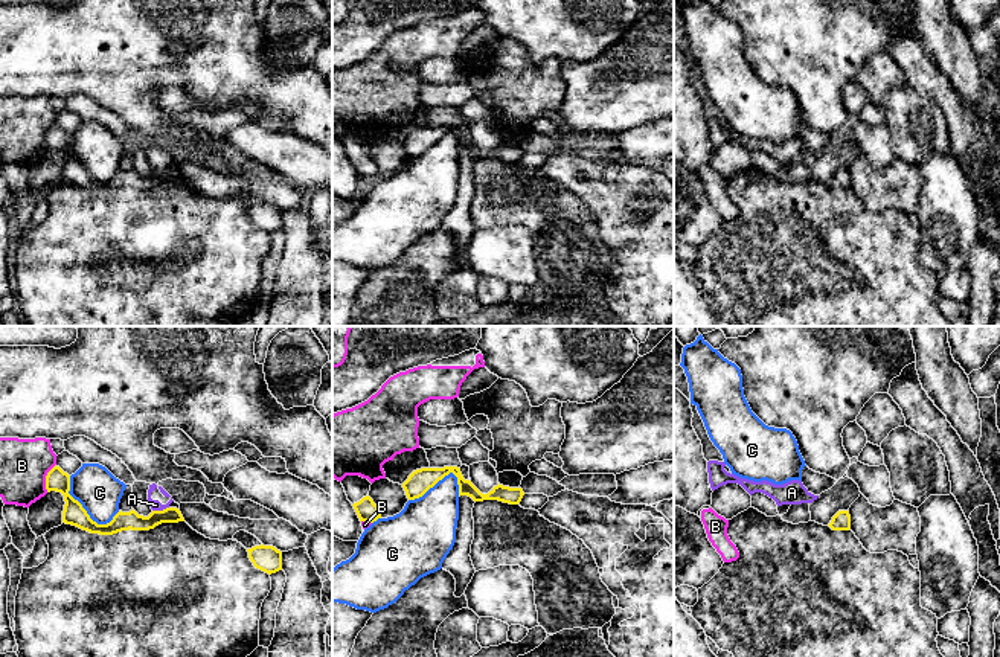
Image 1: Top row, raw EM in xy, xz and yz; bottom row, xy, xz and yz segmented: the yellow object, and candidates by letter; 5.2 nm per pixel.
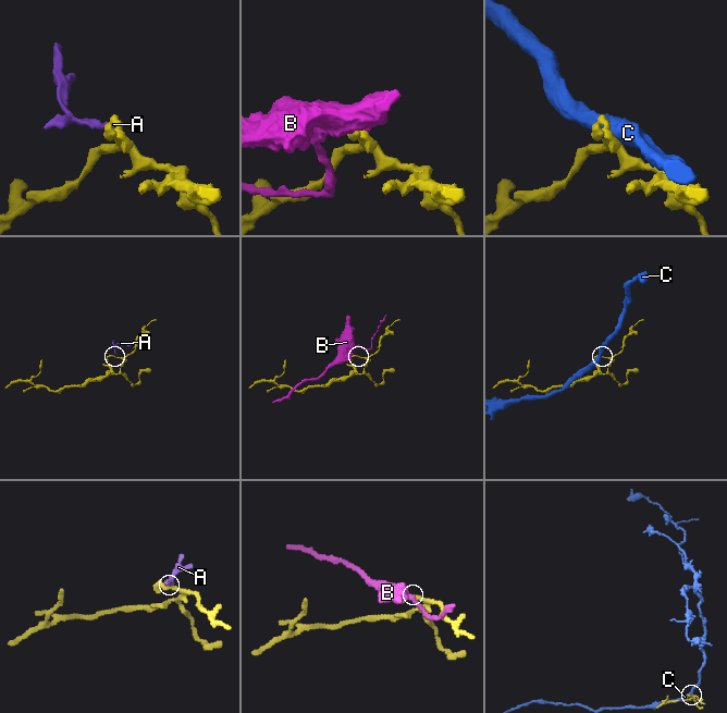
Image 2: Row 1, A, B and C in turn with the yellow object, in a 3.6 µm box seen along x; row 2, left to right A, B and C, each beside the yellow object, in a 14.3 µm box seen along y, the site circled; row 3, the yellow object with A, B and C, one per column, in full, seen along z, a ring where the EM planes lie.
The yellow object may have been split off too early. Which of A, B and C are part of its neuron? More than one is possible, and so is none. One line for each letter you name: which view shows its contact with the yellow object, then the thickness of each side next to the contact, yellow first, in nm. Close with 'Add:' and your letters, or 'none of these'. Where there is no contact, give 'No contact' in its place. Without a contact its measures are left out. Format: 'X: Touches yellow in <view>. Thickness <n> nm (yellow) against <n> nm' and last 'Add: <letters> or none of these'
Add: none of these

